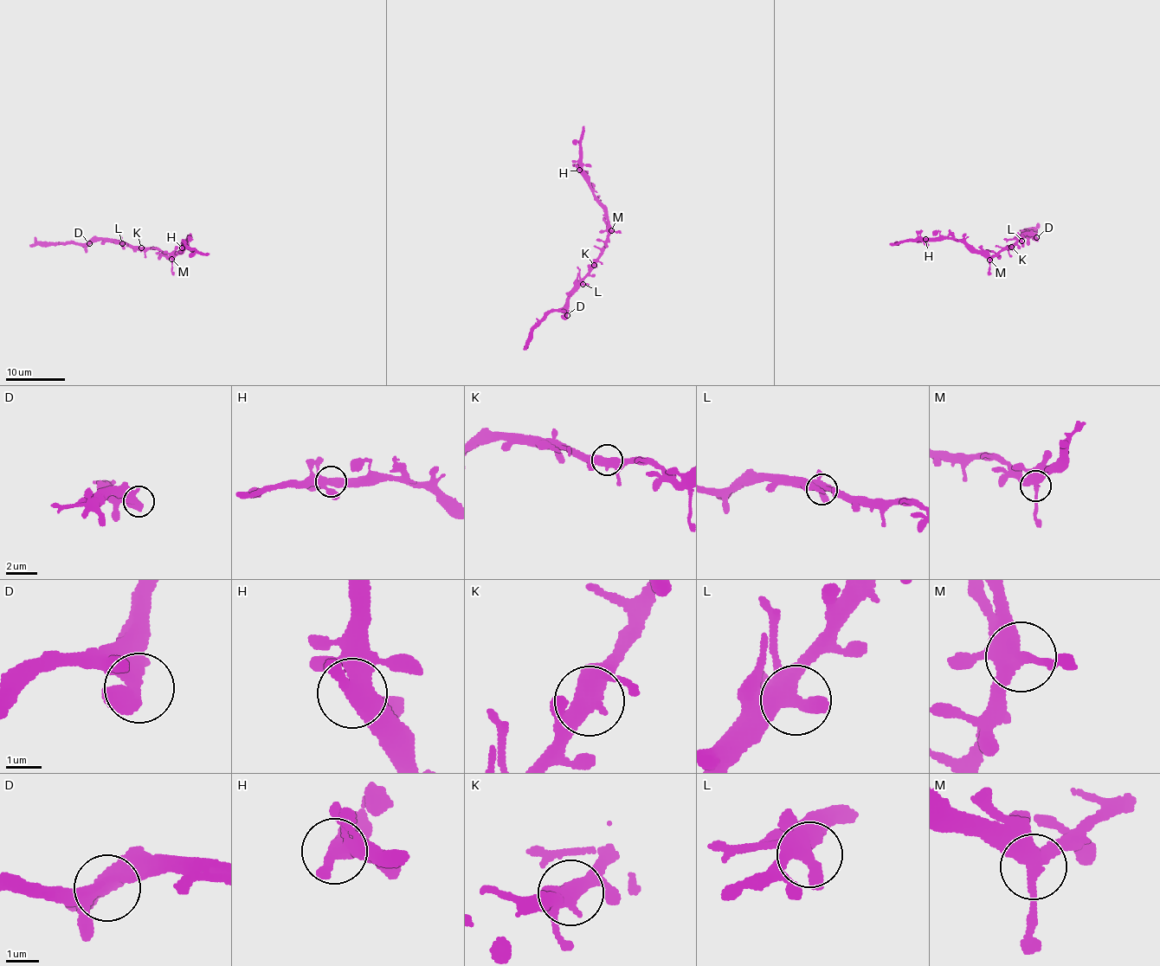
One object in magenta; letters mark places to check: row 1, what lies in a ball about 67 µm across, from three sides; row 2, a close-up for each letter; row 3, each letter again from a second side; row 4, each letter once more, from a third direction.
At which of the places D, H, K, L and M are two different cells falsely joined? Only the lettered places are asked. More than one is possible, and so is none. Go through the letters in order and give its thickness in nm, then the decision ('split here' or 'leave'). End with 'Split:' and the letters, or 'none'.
D: 400 nm thick; leave
H: 400 nm thick; leave
K: 420 nm thick; leave
L: 420 nm thick; leave
M: 380 nm thick; leave
Split: none

